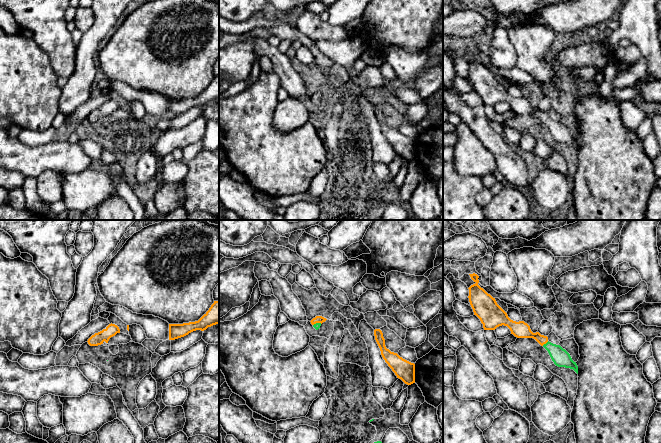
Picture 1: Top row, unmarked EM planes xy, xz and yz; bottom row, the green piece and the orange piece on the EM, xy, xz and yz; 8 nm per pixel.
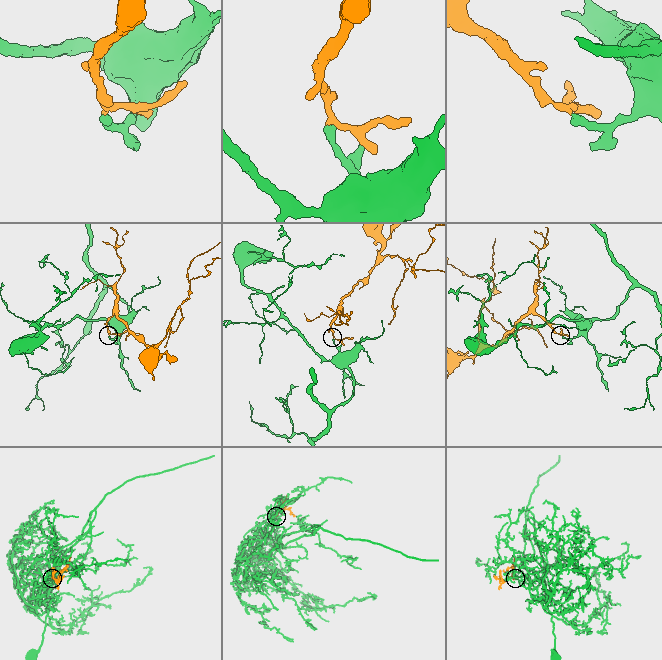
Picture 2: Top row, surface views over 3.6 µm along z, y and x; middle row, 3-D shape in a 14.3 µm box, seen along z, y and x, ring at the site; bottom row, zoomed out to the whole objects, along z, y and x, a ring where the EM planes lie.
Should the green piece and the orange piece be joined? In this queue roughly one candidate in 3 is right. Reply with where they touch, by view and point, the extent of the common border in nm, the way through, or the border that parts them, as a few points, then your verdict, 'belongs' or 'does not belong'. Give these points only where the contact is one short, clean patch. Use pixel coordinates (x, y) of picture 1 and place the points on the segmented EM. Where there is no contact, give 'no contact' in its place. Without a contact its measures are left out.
contact yz (546, 343); length 70 nm; way yz (561, 358), (546, 343), (520, 329); belongs

